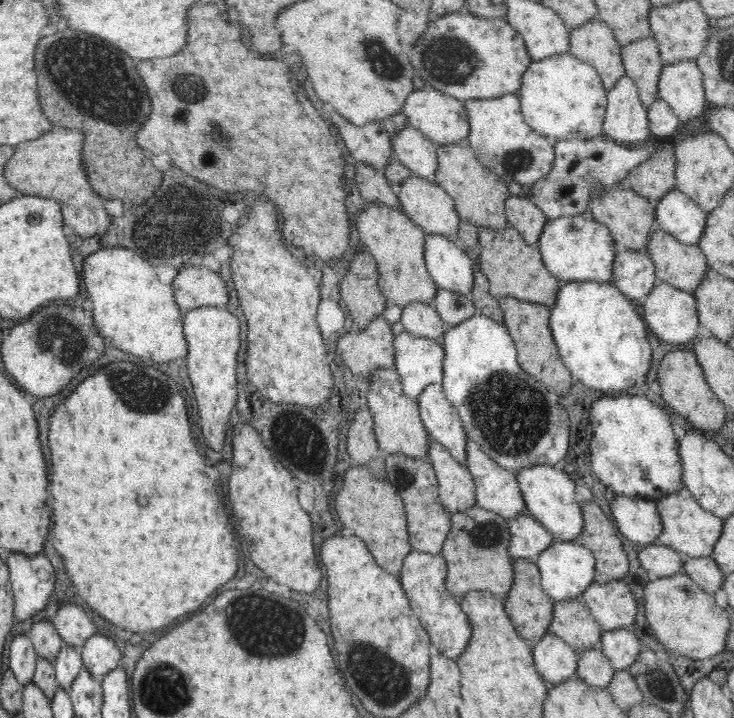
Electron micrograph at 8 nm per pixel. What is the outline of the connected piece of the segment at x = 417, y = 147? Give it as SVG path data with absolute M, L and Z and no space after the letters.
M406 126L397 135L389 136L396 160L420 178L435 182L438 158L437 144L414 127Z

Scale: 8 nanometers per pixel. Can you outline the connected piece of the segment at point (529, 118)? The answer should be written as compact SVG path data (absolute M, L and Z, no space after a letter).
M572 53L556 54L544 60L532 60L522 76L520 110L524 121L536 133L555 140L588 140L602 134L606 115L606 89L598 71Z

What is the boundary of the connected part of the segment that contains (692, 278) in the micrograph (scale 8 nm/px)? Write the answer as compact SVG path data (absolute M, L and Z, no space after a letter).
M654 228L652 234L648 236L646 251L652 257L655 270L654 274L659 282L666 282L672 287L693 294L700 287L701 277L709 269L706 262L706 255L702 253L700 247L696 244L682 244L671 234L658 228Z

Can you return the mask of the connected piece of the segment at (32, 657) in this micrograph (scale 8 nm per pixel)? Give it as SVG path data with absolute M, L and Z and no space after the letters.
M20 633L16 635L8 648L8 666L20 684L33 682L38 653L31 638Z

